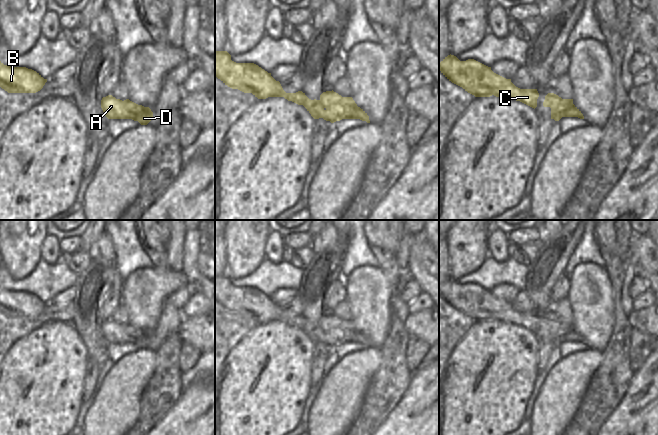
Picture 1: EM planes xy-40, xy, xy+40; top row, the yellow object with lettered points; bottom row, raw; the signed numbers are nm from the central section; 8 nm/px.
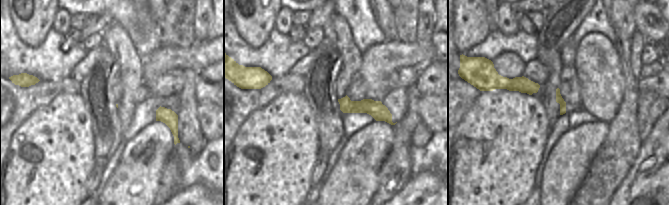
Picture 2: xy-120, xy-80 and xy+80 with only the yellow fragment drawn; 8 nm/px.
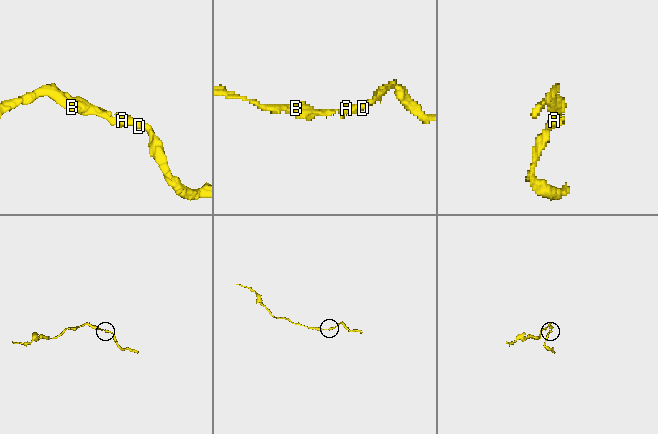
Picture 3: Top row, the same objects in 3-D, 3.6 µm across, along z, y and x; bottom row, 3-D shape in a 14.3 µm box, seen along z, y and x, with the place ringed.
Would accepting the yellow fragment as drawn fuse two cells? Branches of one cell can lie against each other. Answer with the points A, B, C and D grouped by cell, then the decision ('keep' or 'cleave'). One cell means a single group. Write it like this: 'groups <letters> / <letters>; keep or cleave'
groups A B C D; keep

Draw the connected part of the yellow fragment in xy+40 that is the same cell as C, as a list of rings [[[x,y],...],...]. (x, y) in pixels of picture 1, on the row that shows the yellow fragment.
[[[448,55],[439,63],[439,71],[452,83],[462,87],[475,97],[506,97],[520,101],[532,108],[537,107],[537,89],[520,89],[511,79],[506,79],[474,59],[460,61]]]

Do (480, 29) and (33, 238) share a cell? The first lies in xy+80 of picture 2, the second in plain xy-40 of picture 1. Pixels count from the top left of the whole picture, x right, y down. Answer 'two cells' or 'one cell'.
one cell

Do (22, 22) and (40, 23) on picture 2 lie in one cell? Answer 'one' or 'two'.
one

